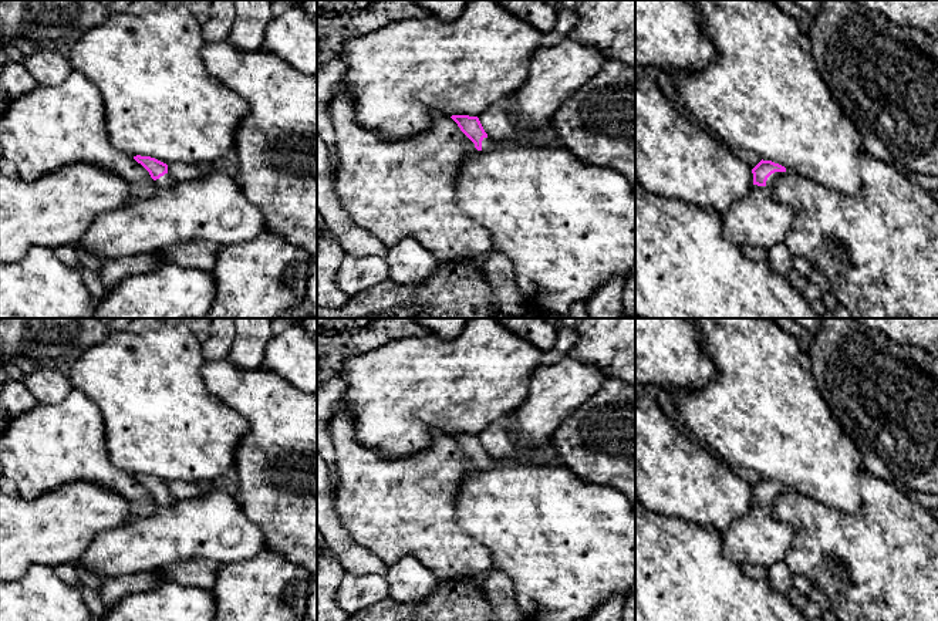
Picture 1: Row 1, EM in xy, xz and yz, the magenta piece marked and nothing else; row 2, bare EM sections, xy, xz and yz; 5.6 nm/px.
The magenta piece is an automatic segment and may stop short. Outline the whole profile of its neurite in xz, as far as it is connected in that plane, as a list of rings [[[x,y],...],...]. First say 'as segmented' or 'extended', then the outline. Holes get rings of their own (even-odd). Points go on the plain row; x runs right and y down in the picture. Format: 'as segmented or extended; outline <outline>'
extended; outline [[[452,433],[460,449],[475,462],[478,469],[490,469],[493,458],[487,455],[478,435]]]

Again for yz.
extended; outline [[[760,479],[753,487],[753,503],[773,506],[777,496],[786,490],[786,486],[772,479]]]

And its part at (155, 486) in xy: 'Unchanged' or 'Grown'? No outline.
Grown

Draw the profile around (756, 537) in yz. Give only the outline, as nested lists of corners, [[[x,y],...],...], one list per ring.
[[[753,503],[721,533],[721,551],[738,566],[769,568],[785,561],[793,540],[790,524],[776,520],[766,504]]]

